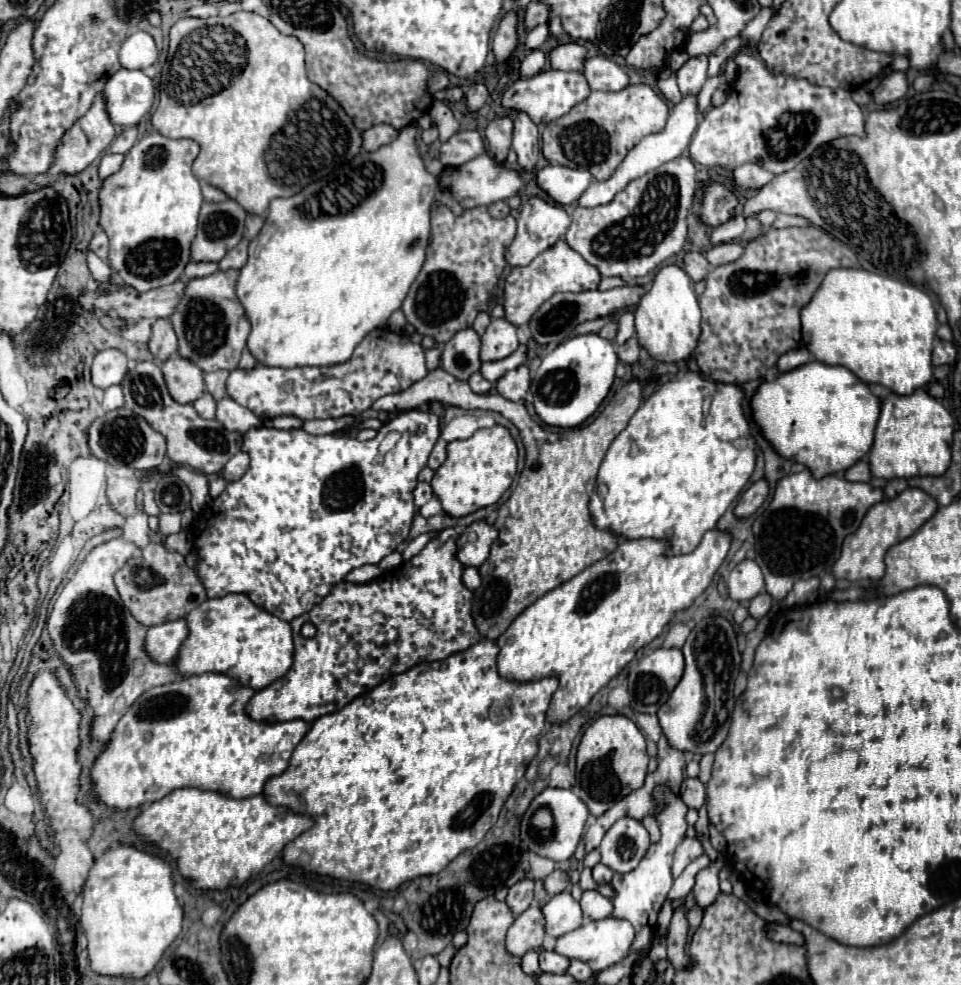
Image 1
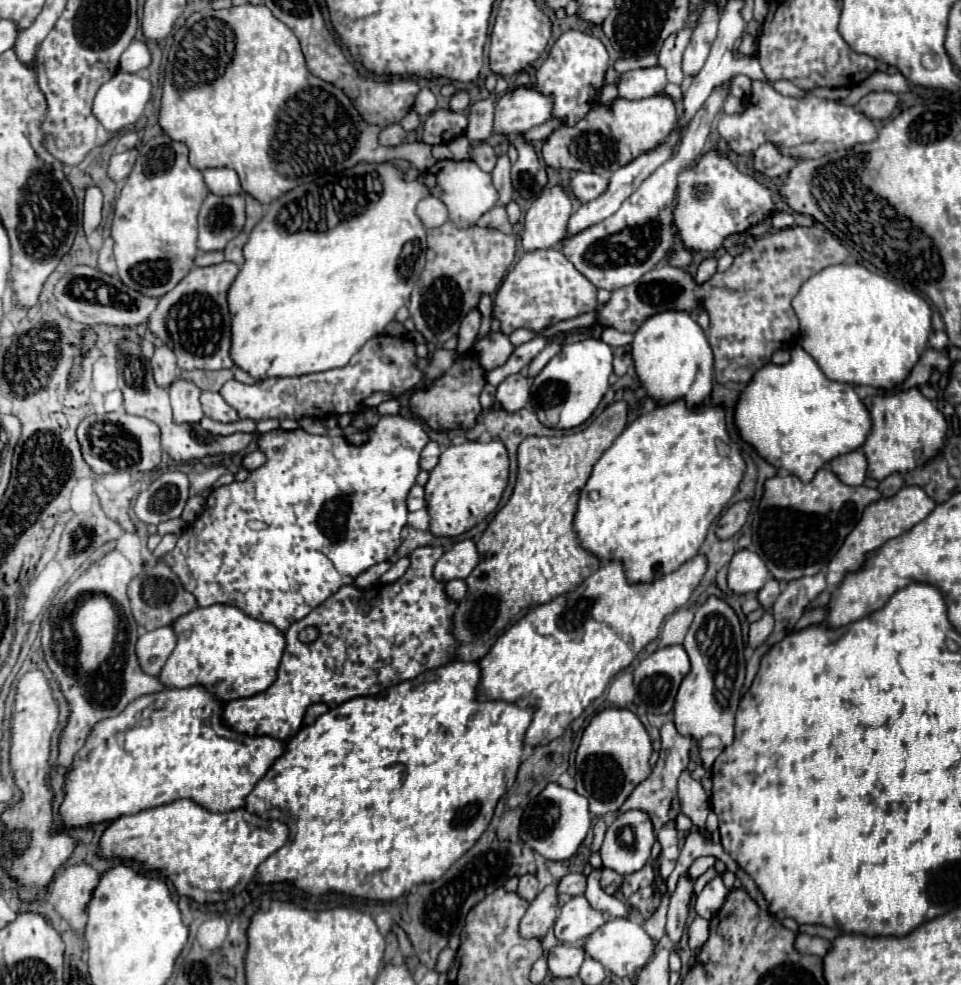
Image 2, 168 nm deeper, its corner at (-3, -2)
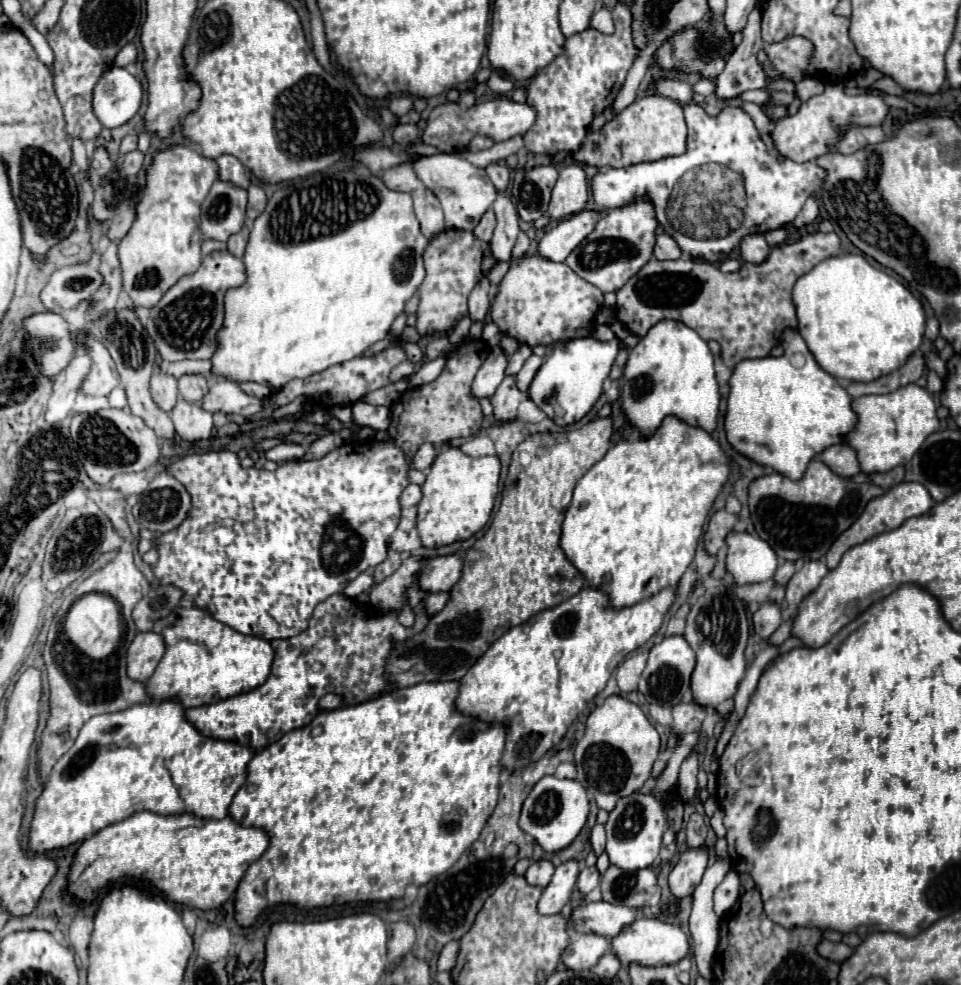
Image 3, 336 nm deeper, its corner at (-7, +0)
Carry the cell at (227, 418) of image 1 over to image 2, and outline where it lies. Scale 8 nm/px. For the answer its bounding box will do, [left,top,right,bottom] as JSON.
[200,392,240,424]

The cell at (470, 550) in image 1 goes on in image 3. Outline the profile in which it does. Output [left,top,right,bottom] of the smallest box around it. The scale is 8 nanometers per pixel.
[418,554,462,594]

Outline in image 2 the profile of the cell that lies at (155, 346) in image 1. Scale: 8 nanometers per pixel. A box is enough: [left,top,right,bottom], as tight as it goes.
[152,344,178,386]

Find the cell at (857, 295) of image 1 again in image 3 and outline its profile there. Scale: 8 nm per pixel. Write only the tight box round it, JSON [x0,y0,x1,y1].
[792,254,926,382]

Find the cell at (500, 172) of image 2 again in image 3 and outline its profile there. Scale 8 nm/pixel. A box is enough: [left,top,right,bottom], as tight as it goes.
[490,192,520,262]

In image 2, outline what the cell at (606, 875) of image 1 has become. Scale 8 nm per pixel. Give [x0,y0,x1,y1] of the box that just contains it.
[600,868,622,894]

